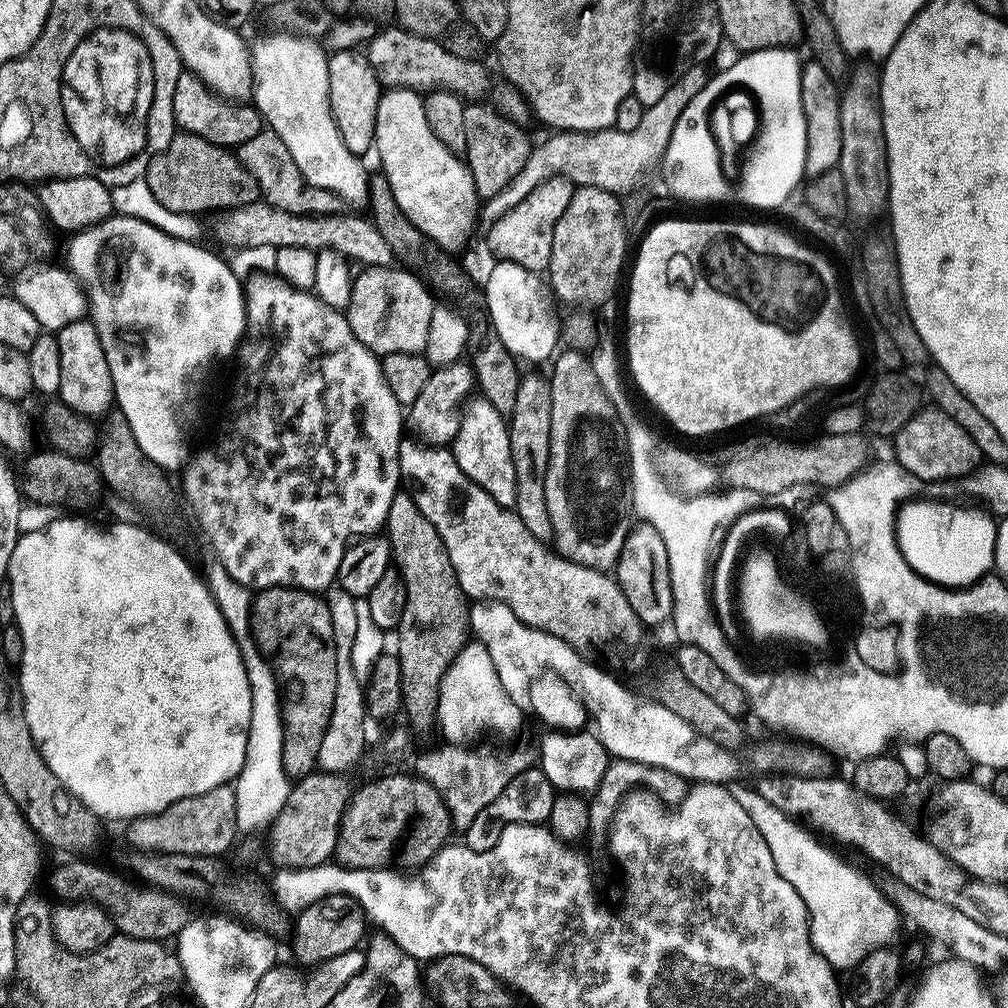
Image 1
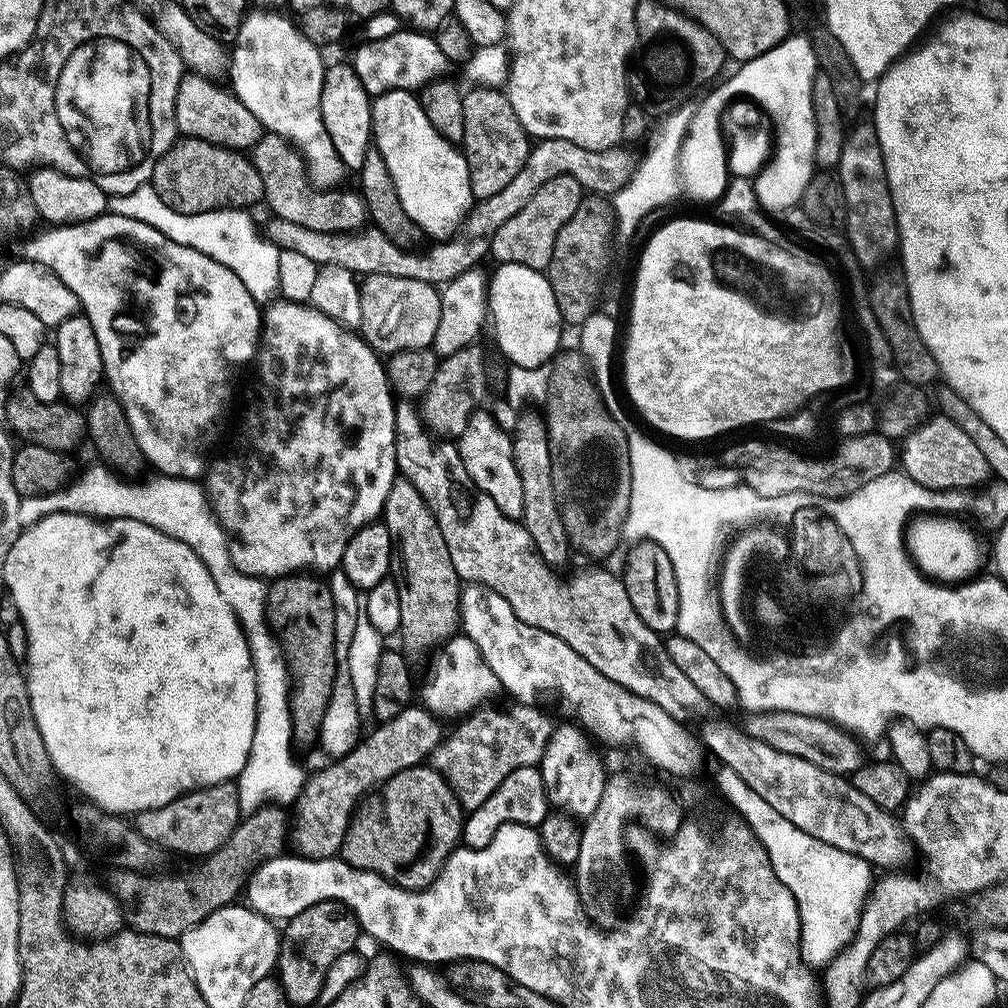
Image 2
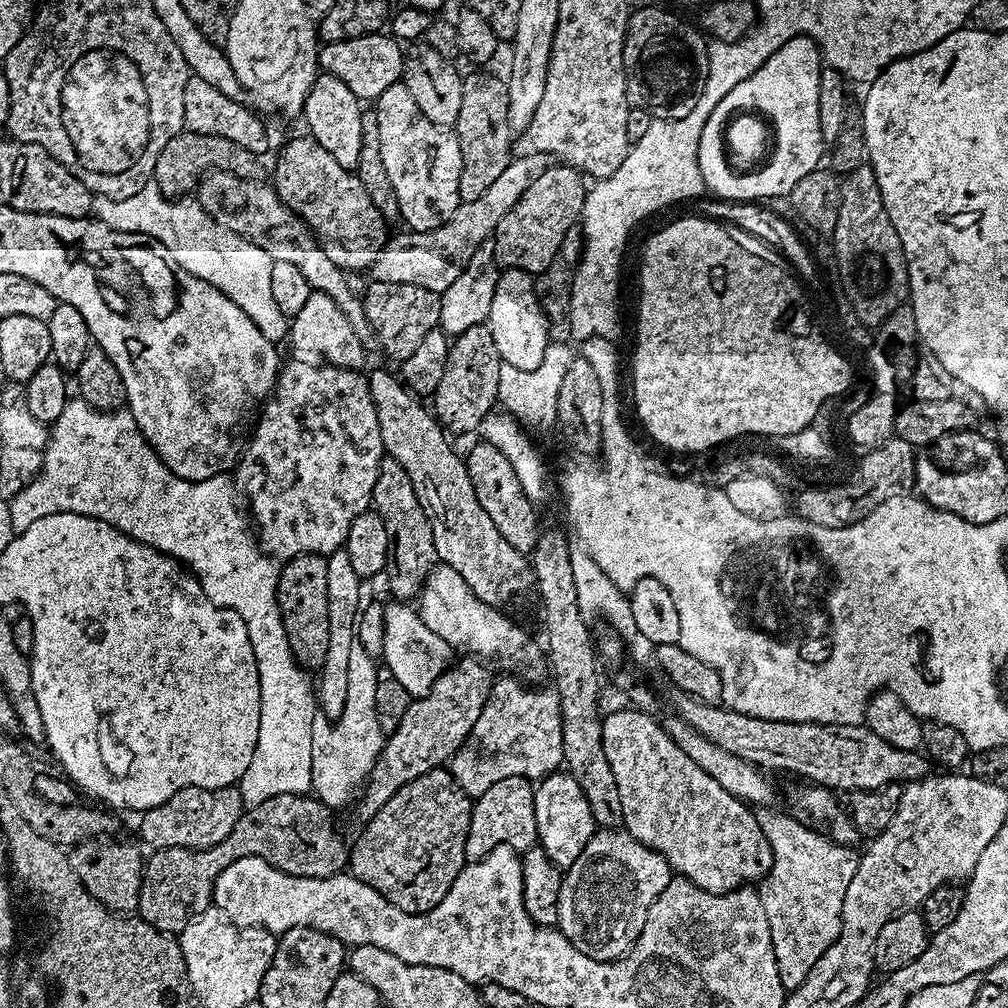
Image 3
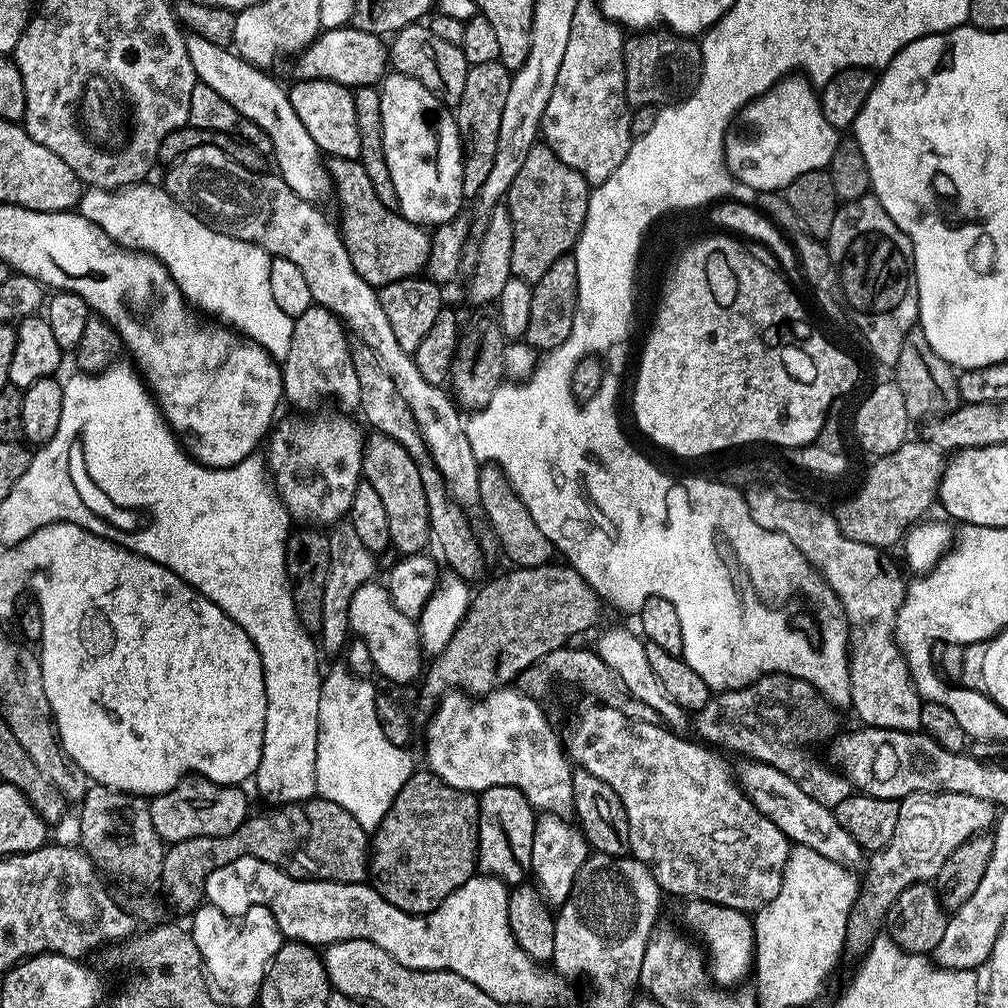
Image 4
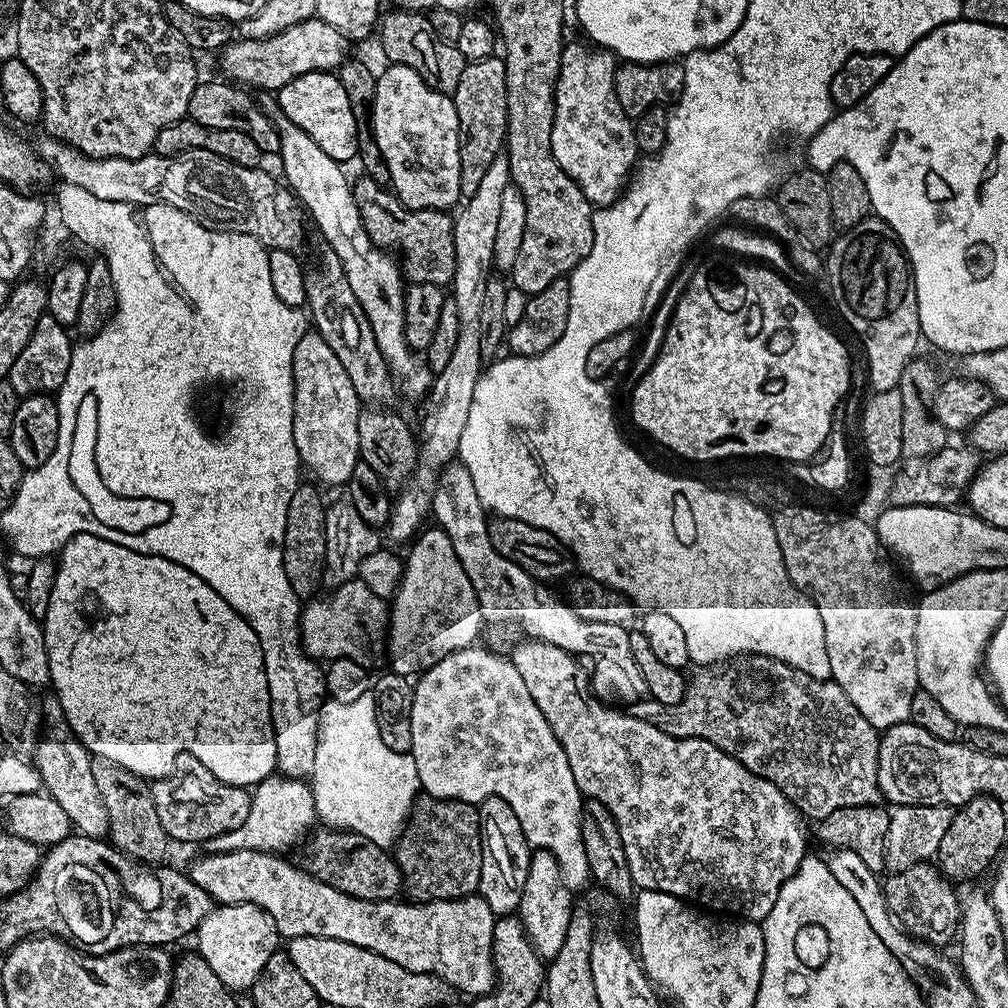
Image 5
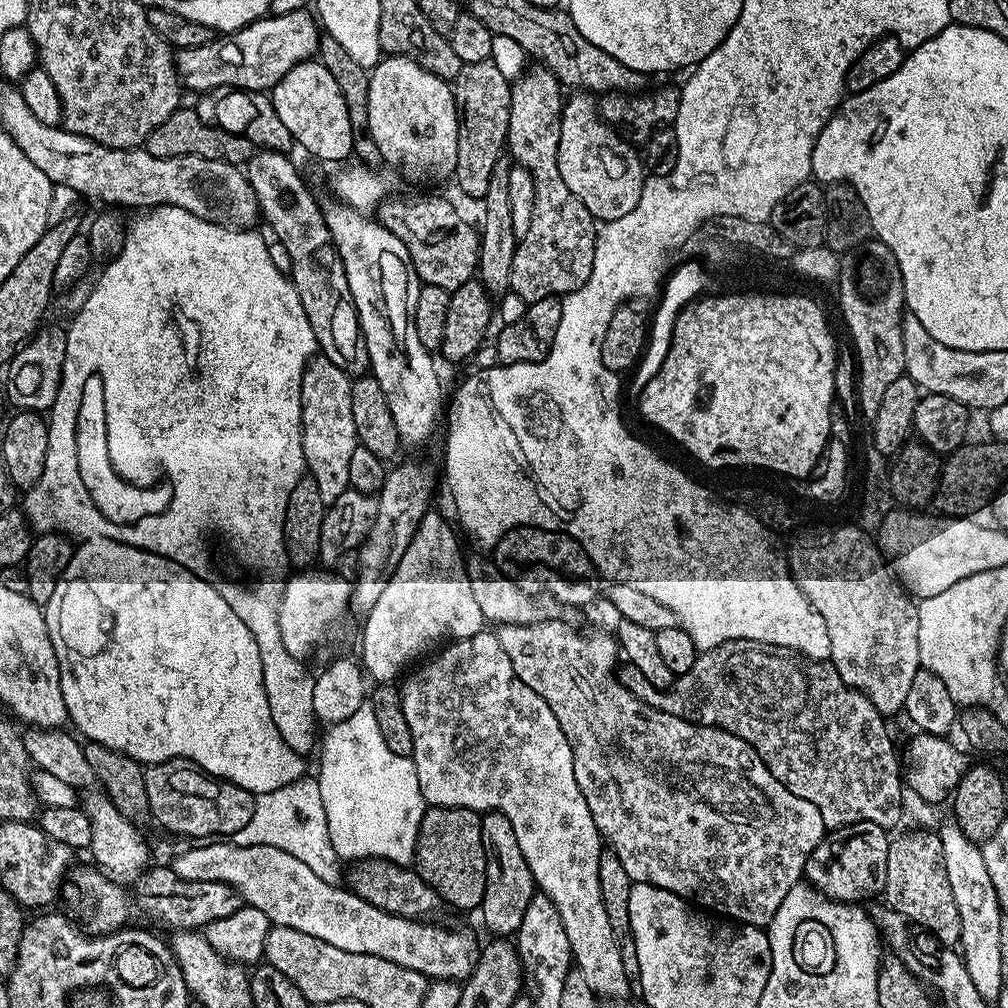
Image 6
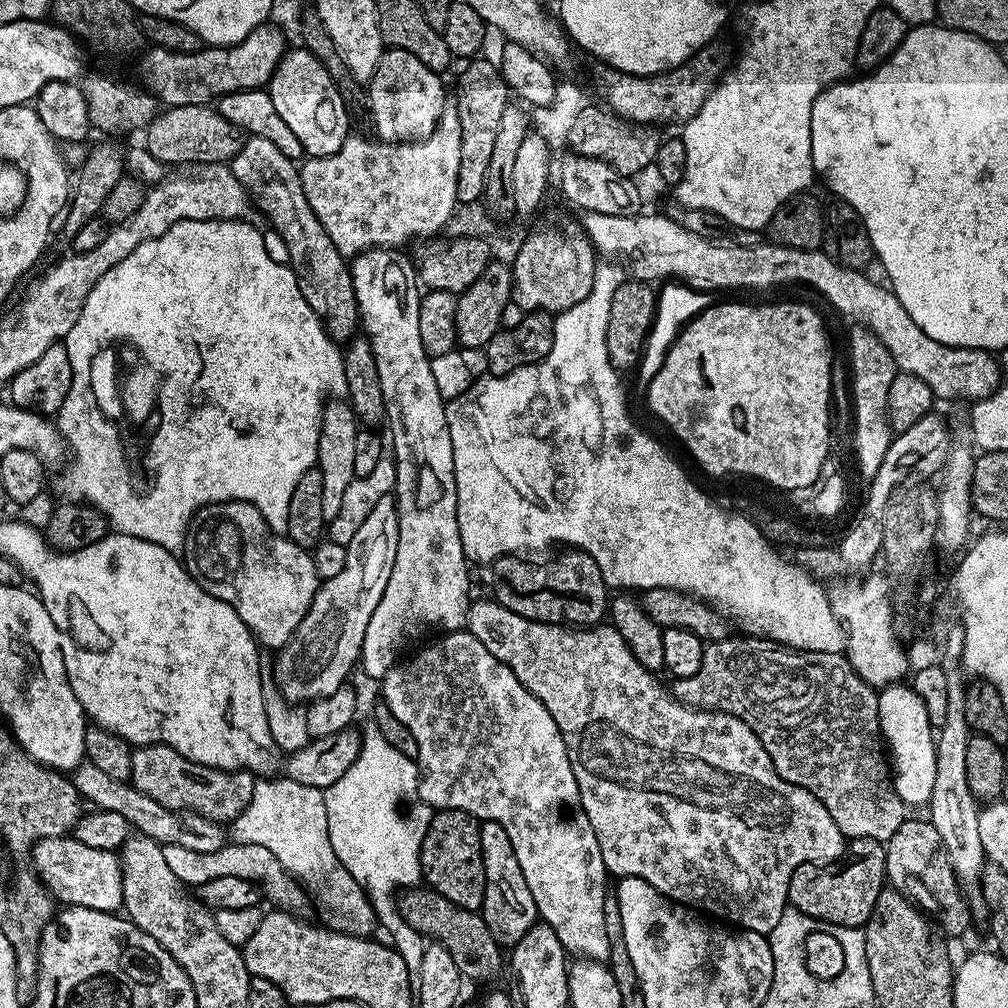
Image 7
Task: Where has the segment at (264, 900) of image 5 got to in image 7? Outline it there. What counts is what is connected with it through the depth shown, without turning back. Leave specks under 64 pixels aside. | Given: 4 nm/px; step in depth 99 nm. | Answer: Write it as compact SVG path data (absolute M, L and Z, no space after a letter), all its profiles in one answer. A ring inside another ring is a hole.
M235 842L225 843L224 847L213 852L199 852L198 850L186 850L186 846L163 845L162 854L170 865L170 870L180 879L181 885L199 886L210 882L214 878L246 878L262 889L263 895L273 900L275 907L287 910L293 914L299 913L304 904L306 893L299 880L295 880L278 858L266 850L261 844L237 844Z

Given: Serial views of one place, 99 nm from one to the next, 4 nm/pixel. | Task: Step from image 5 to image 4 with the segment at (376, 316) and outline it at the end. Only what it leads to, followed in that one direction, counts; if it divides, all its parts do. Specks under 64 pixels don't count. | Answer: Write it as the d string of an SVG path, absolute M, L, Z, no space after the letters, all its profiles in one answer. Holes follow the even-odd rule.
M189 35L186 39L186 50L190 54L190 66L194 66L197 81L210 86L210 90L215 90L222 98L226 98L226 102L230 102L230 106L234 106L234 110L238 110L240 119L254 122L263 130L266 138L270 138L272 147L270 156L271 159L276 159L275 171L286 182L286 186L290 186L290 190L294 190L294 194L298 194L298 198L309 200L311 204L317 206L323 205L323 200L327 196L329 199L334 192L332 177L328 174L320 147L314 142L314 138L310 138L310 130L306 130L306 126L302 126L302 118L298 118L298 114L294 114L294 106L290 106L288 88L285 85L280 85L274 77L267 76L264 73L267 71L263 67L246 62L229 49L214 46L214 42L206 42L206 38L201 36Z

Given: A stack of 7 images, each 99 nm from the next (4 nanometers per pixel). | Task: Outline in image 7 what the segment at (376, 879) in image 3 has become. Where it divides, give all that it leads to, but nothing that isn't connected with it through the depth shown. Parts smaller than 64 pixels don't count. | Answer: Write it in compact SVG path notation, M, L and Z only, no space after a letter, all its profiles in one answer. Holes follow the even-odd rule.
M442 808L432 813L432 821L426 830L426 838L422 838L420 851L420 875L427 887L433 888L442 898L454 902L471 912L480 912L484 907L486 894L486 870L482 862L482 842L480 841L480 824L469 812Z

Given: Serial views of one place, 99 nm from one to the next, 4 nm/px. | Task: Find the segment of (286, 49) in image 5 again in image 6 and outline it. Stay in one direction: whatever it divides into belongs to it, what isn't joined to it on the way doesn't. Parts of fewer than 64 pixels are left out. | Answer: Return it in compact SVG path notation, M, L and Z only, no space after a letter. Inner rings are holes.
M311 11L282 12L279 14L265 14L245 28L237 32L220 34L210 42L197 48L181 48L175 53L176 72L180 76L180 83L195 94L203 94L215 88L247 88L250 92L271 90L294 66L304 60L313 59L320 51L322 32L318 27L318 20Z

